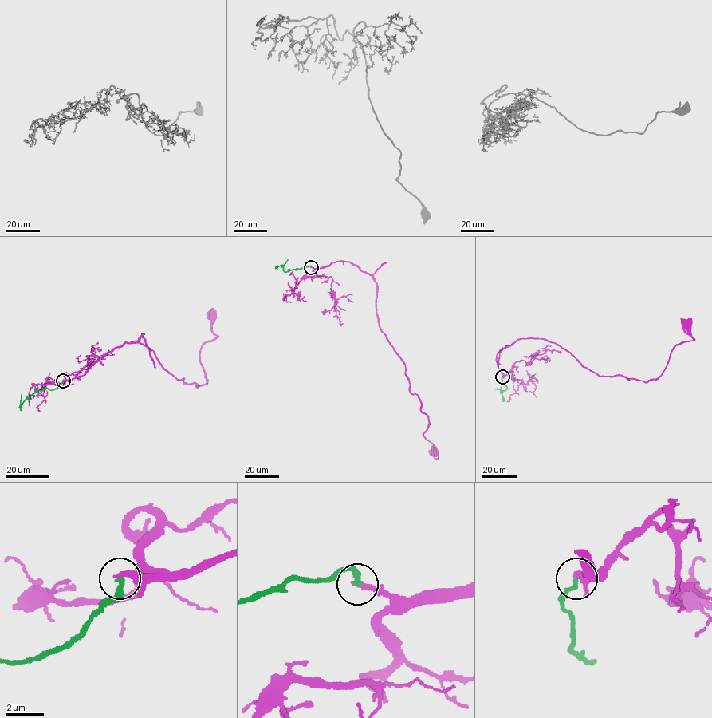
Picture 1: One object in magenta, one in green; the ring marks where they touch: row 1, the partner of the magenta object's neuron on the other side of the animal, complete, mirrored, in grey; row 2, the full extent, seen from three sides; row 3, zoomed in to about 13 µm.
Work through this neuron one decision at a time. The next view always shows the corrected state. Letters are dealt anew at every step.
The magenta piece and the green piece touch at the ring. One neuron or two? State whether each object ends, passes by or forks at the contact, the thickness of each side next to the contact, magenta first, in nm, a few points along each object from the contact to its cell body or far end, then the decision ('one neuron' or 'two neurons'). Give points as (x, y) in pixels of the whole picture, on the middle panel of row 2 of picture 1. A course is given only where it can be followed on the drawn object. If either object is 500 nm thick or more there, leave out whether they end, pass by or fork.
magenta ends | green ends | 320/240 nm | magenta via (311, 267), (350, 262), (376, 283), (379, 325), (427, 416), (423, 435), (438, 457), (433, 452) | green via (311, 267), (286, 271), (281, 265), (277, 267), (277, 265) | two neurons

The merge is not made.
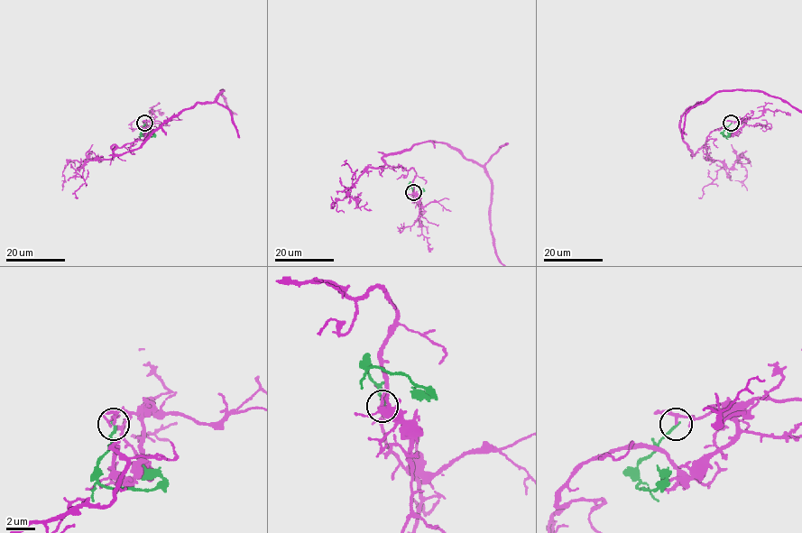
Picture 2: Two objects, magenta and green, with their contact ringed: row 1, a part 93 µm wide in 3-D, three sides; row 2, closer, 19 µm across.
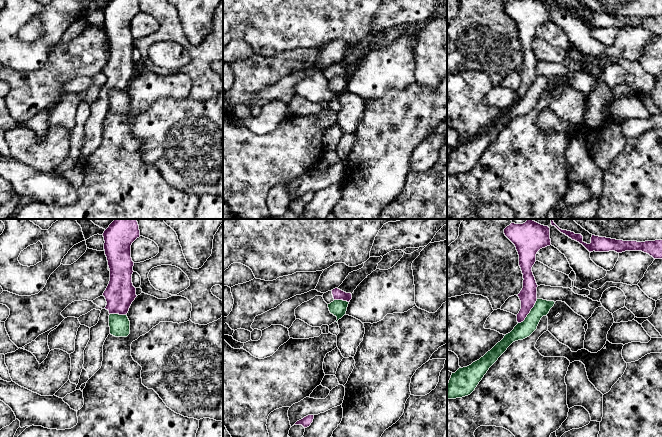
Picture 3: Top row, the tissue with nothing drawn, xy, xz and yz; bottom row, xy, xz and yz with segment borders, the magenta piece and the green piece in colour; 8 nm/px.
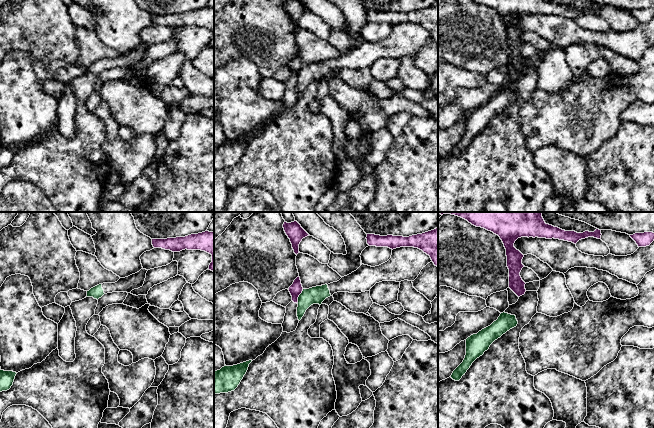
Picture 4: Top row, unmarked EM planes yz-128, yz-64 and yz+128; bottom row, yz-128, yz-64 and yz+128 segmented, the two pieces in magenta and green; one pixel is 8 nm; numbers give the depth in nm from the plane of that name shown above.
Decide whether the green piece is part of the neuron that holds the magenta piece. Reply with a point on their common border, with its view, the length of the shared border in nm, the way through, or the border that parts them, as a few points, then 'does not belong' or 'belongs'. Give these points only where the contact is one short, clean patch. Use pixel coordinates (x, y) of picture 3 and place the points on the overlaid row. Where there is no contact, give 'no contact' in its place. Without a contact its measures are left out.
contact yz (529, 312); length 260 nm; border yz (537, 299), (527, 316), (518, 323); does not belong

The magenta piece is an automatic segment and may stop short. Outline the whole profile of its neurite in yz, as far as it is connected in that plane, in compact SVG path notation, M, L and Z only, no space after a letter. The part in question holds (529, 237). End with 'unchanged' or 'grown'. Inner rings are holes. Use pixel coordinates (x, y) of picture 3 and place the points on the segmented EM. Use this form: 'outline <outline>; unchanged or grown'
outline M532 219L523 224L511 223L504 229L505 236L515 245L519 255L519 266L523 274L523 288L517 295L521 301L521 309L517 322L525 320L537 301L537 283L532 272L537 252L551 245L550 228Z; unchanged

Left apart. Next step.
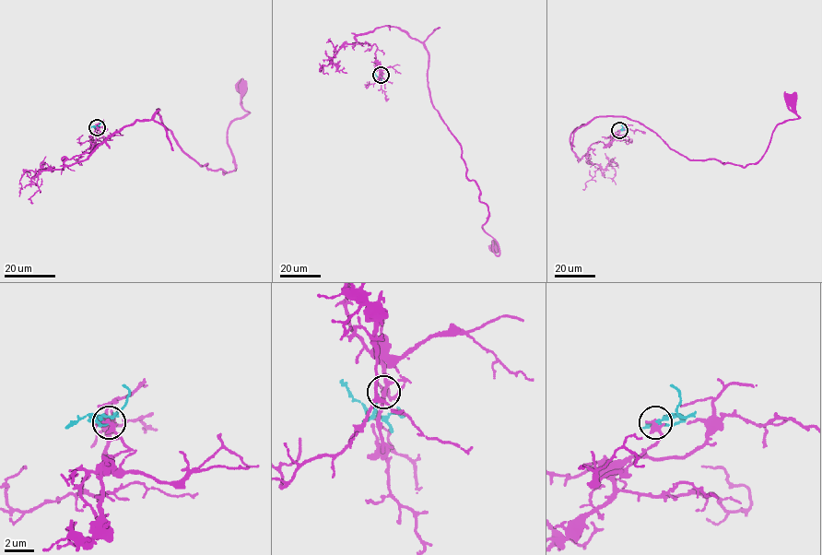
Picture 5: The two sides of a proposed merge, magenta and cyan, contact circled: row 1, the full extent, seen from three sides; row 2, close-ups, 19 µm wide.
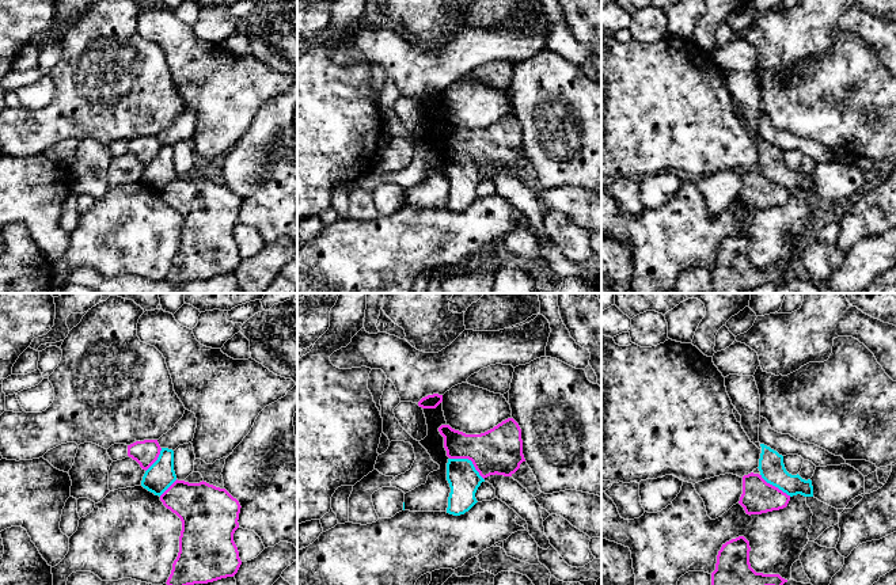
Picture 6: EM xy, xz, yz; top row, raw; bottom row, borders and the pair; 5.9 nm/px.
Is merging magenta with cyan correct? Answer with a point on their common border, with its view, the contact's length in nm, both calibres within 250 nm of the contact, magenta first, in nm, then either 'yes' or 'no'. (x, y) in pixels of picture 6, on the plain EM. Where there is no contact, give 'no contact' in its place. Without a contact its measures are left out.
contact xz (470, 155); length 240 nm; calibres 280 and 180 nm; no

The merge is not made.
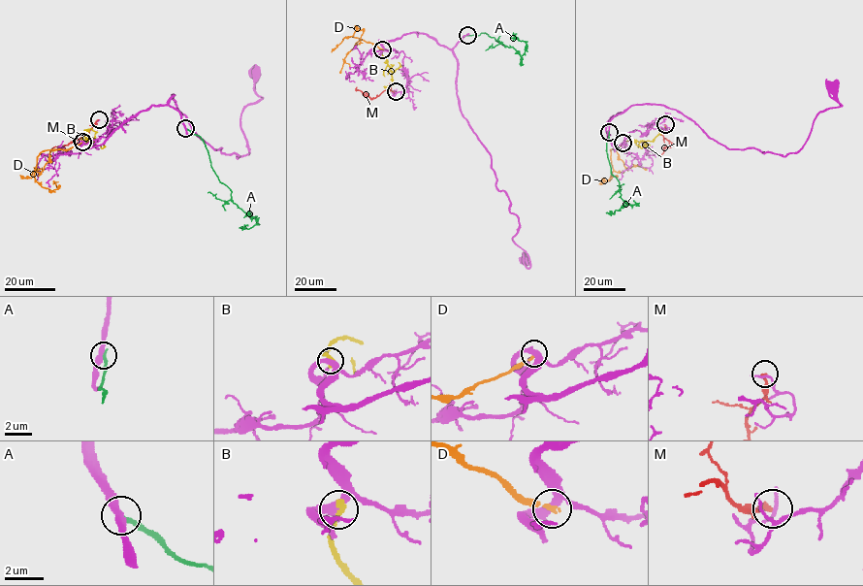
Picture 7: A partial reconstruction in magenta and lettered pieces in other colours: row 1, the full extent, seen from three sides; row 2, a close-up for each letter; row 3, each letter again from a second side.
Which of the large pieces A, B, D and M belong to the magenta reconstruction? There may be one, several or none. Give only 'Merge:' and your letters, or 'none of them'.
Merge: none of them

